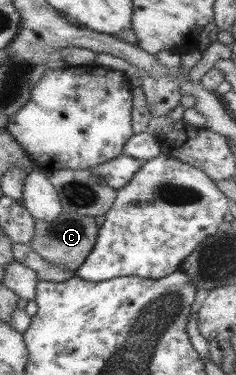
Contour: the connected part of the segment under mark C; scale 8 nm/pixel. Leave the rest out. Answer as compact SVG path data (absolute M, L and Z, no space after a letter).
M62 210L53 221L33 219L33 237L29 241L29 246L47 265L75 272L89 255L97 237L97 229L99 227L92 217Z

